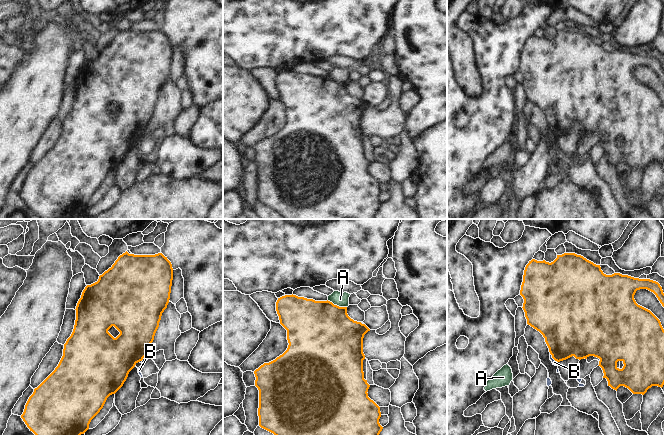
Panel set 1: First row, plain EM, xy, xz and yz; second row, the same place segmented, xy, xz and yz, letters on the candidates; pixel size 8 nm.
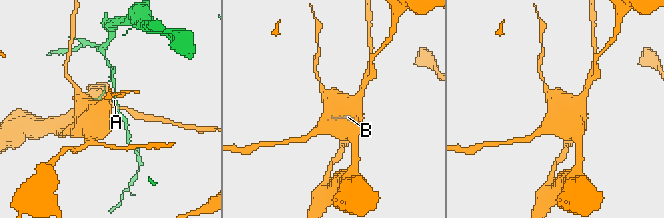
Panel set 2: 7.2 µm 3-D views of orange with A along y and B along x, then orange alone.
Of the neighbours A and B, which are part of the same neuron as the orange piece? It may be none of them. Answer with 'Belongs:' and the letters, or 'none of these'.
Belongs: none of these

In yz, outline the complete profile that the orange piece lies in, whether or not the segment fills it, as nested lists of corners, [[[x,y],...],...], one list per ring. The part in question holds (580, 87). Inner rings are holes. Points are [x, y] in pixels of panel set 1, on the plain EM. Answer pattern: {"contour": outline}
{"contour": [[[564,29],[557,31],[551,39],[535,35],[529,37],[524,46],[520,71],[524,75],[522,84],[527,100],[543,111],[555,137],[560,138],[572,132],[579,136],[597,133],[608,162],[616,167],[624,162],[633,170],[644,171],[652,162],[662,164],[664,161],[664,105],[650,86],[636,79],[634,71],[640,65],[653,68],[664,83],[664,69],[658,58],[620,49],[606,51],[600,41],[583,32]]]}

